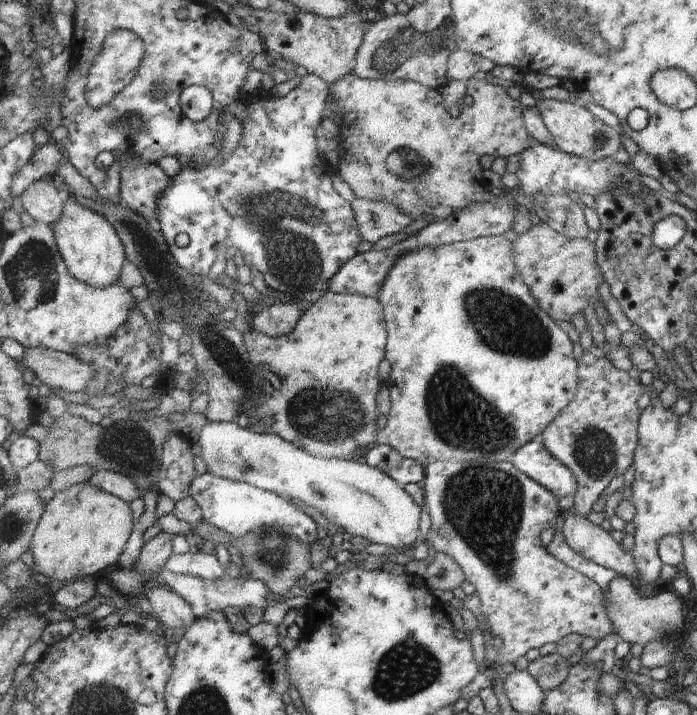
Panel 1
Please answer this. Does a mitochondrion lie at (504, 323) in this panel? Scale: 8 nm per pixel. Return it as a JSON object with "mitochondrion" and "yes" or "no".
{"mitochondrion":"yes"}

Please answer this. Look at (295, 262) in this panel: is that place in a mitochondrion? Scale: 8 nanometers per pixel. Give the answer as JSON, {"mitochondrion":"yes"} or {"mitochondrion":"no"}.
{"mitochondrion":"yes"}

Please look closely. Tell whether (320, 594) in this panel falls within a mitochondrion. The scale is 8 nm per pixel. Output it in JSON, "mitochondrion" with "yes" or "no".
{"mitochondrion":"no"}

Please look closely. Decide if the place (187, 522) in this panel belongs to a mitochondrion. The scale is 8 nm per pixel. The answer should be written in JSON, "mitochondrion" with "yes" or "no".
{"mitochondrion":"no"}

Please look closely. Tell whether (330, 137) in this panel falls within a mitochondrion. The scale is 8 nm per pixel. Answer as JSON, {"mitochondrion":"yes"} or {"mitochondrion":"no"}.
{"mitochondrion":"no"}

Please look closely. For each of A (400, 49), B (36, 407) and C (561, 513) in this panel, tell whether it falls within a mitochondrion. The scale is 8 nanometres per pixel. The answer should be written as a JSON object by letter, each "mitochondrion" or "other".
{"A":"mitochondrion","B":"other","C":"other"}

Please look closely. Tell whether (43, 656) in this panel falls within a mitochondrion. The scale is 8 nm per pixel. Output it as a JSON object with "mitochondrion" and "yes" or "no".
{"mitochondrion":"no"}

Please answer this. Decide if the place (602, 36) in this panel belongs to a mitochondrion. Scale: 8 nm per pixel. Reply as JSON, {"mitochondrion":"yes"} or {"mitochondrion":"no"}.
{"mitochondrion":"yes"}

